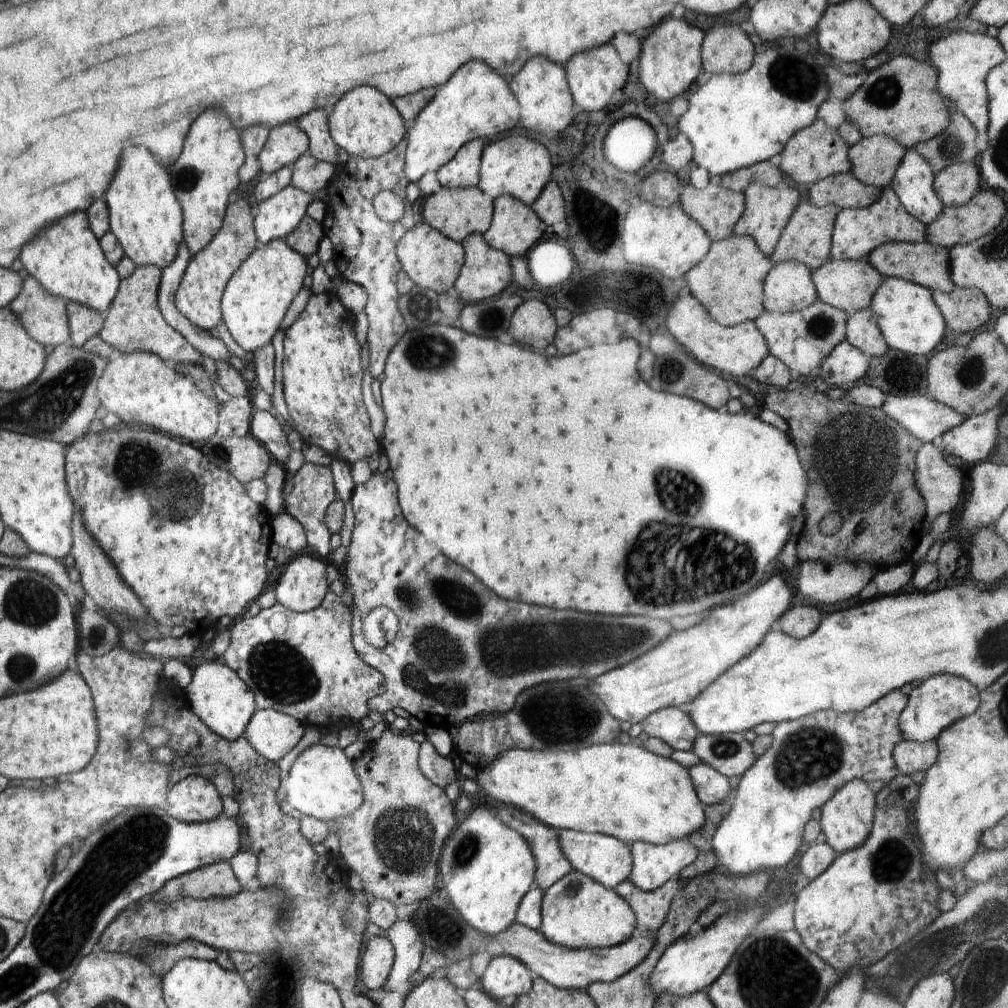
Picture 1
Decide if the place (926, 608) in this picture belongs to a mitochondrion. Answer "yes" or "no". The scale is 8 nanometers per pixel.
no

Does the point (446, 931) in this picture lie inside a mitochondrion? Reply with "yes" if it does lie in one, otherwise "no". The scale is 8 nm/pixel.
yes

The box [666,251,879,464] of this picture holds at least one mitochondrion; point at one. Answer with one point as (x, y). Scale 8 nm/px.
(818, 326)

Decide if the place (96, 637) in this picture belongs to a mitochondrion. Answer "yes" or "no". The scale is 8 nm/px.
yes

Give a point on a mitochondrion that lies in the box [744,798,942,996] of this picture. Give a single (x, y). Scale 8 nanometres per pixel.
(892, 859)

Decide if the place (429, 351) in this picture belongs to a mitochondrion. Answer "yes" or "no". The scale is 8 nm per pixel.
yes

